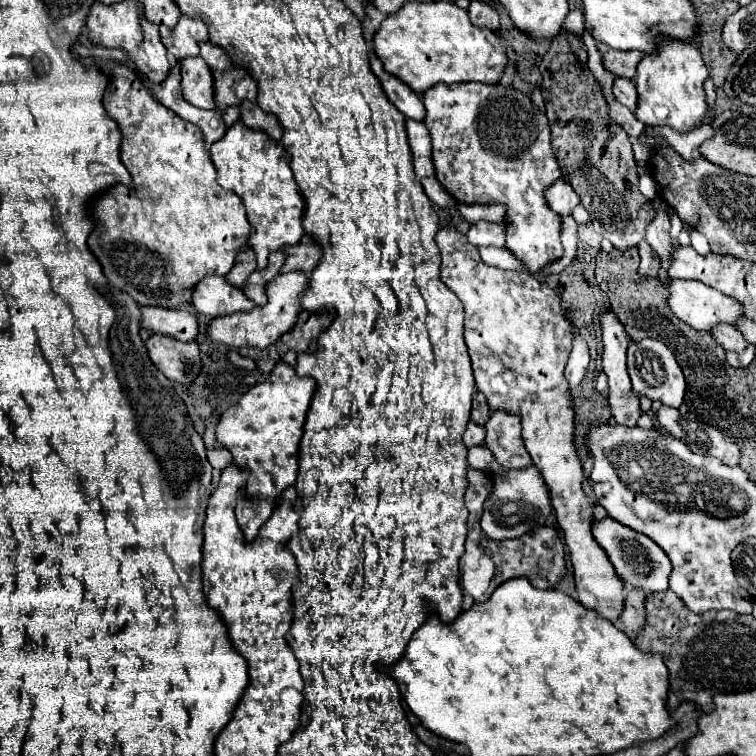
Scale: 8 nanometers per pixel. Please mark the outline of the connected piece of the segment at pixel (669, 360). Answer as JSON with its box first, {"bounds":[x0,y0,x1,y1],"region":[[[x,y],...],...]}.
{"bounds":[627,339,685,409],"region":[[[657,339],[635,341],[627,349],[627,367],[631,377],[631,389],[635,395],[643,395],[651,401],[661,401],[667,407],[679,409],[685,397],[685,377],[669,347]]]}

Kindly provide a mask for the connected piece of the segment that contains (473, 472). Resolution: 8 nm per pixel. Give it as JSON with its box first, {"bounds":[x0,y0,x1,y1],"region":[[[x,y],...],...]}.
{"bounds":[465,469,491,531],"region":[[[469,469],[467,473],[469,479],[469,487],[465,493],[465,505],[469,509],[469,519],[467,519],[467,527],[469,531],[477,531],[479,527],[479,519],[483,513],[483,503],[491,491],[491,475],[485,471],[477,471],[477,469]]]}

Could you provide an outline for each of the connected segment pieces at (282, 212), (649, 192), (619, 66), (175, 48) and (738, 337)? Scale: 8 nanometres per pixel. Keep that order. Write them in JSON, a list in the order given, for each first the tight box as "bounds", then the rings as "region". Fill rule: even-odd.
[{"bounds":[209,121,305,269],"region":[[[243,121],[231,125],[223,139],[211,145],[209,153],[217,169],[217,183],[239,195],[247,209],[247,219],[251,225],[249,247],[257,255],[259,269],[263,269],[271,251],[277,251],[283,245],[295,245],[303,237],[301,217],[305,205],[289,167],[289,153],[267,133],[249,129]]]},{"bounds":[639,173,657,201],"region":[[[645,173],[645,175],[639,177],[639,191],[641,191],[645,197],[649,197],[651,201],[657,197],[657,183],[655,183],[655,179],[653,179],[649,173]]]},{"bounds":[599,43,645,79],"region":[[[599,43],[599,51],[603,53],[603,65],[611,73],[615,73],[619,77],[629,77],[629,79],[635,77],[637,63],[645,57],[645,53],[641,53],[641,51],[617,51],[605,43]]]},{"bounds":[161,15,209,59],"region":[[[181,15],[173,31],[165,27],[161,29],[161,39],[173,57],[185,59],[185,57],[199,55],[199,43],[209,41],[209,33],[201,19],[191,19],[191,17]]]},{"bounds":[711,325,749,351],"region":[[[719,325],[711,331],[713,339],[725,349],[725,351],[745,351],[745,347],[749,347],[749,341],[743,339],[741,331],[737,331],[731,325]]]}]

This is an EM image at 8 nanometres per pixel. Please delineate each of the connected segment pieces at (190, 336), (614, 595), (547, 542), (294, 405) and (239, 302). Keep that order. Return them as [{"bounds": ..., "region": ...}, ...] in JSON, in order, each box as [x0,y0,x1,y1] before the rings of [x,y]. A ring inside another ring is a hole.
[{"bounds":[141,307,199,341],"region":[[[141,307],[143,327],[153,333],[169,335],[179,341],[195,341],[199,333],[199,319],[191,311],[163,309],[163,307]]]},{"bounds":[435,225,623,623],"region":[[[445,225],[435,235],[437,247],[441,251],[441,279],[443,283],[461,299],[465,305],[465,343],[469,349],[469,357],[473,363],[473,375],[477,389],[485,393],[489,405],[493,409],[503,409],[509,413],[519,413],[523,419],[523,441],[525,447],[543,475],[551,503],[557,515],[557,523],[563,529],[565,543],[571,553],[571,563],[575,569],[575,587],[579,593],[579,603],[587,609],[597,611],[601,617],[615,623],[623,611],[623,581],[617,579],[605,549],[595,541],[591,533],[593,525],[593,507],[595,501],[583,491],[581,483],[585,479],[581,461],[577,457],[577,447],[573,441],[575,435],[575,409],[573,397],[569,391],[569,383],[563,375],[569,353],[571,353],[571,323],[565,319],[561,309],[561,299],[557,293],[547,285],[537,281],[531,273],[515,273],[491,267],[481,261],[479,249],[467,241],[465,235],[455,231],[453,227]]]},{"bounds":[489,527,565,593],"region":[[[539,527],[523,537],[501,541],[501,551],[493,551],[493,559],[497,559],[497,579],[489,583],[489,593],[513,577],[527,577],[537,589],[555,589],[565,577],[565,549],[555,527]]]},{"bounds":[217,361,315,542],"region":[[[279,361],[269,373],[269,379],[251,387],[237,405],[223,413],[217,425],[217,441],[231,451],[235,465],[249,471],[249,481],[245,485],[247,501],[239,501],[235,512],[247,542],[257,537],[261,525],[271,517],[275,499],[287,487],[295,485],[299,439],[313,393],[315,381],[311,377],[299,377],[293,365]]]},{"bounds":[191,277,257,317],"region":[[[205,277],[193,289],[191,305],[199,313],[207,313],[211,317],[231,315],[235,311],[251,311],[257,307],[239,287],[231,285],[225,277]]]}]

